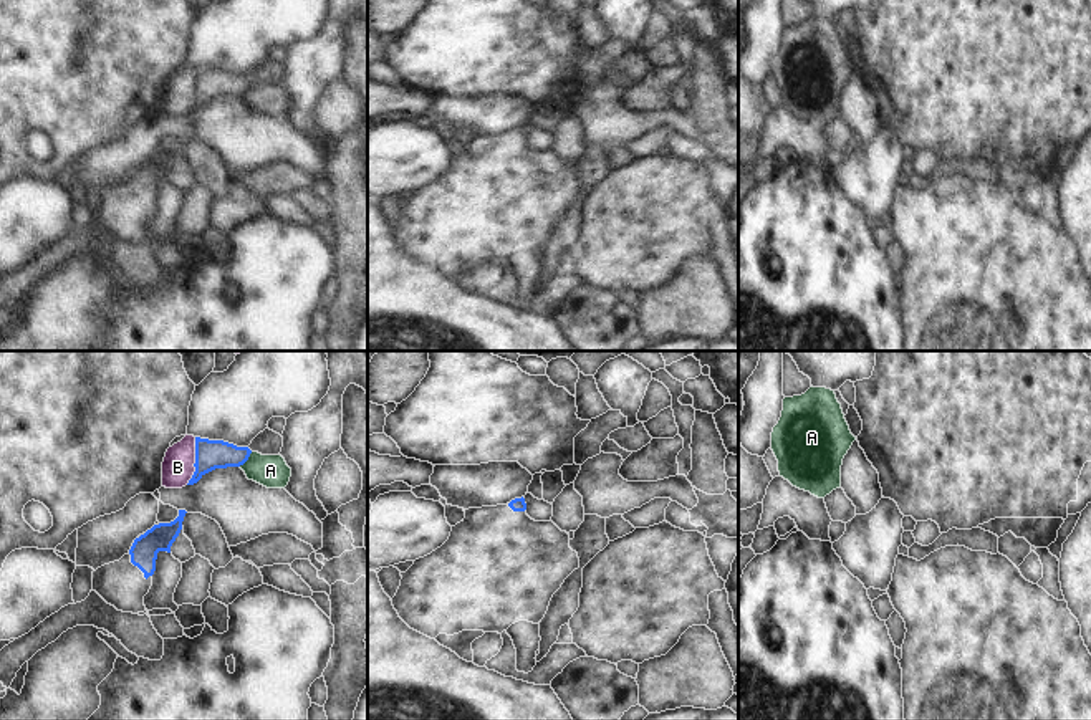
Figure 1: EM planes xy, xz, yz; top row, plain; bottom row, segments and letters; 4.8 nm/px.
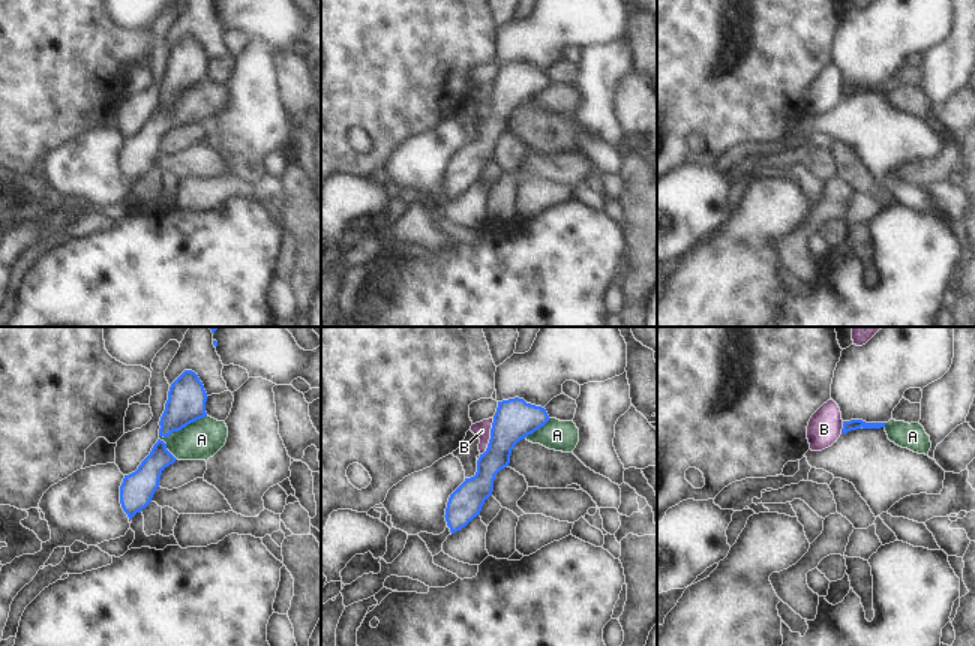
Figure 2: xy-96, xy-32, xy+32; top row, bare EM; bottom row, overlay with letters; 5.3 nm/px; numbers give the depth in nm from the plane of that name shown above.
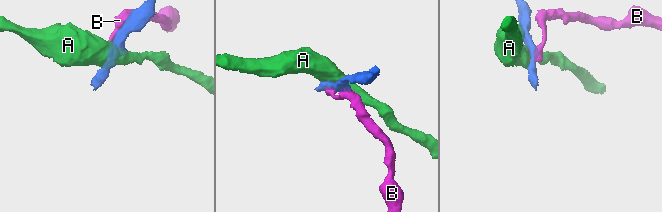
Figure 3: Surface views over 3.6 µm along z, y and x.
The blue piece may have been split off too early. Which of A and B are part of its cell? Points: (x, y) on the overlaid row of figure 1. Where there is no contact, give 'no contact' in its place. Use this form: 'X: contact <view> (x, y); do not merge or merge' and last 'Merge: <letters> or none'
A: contact xy (245, 460); do not merge
B: contact xy (196, 460); do not merge
Merge: none

